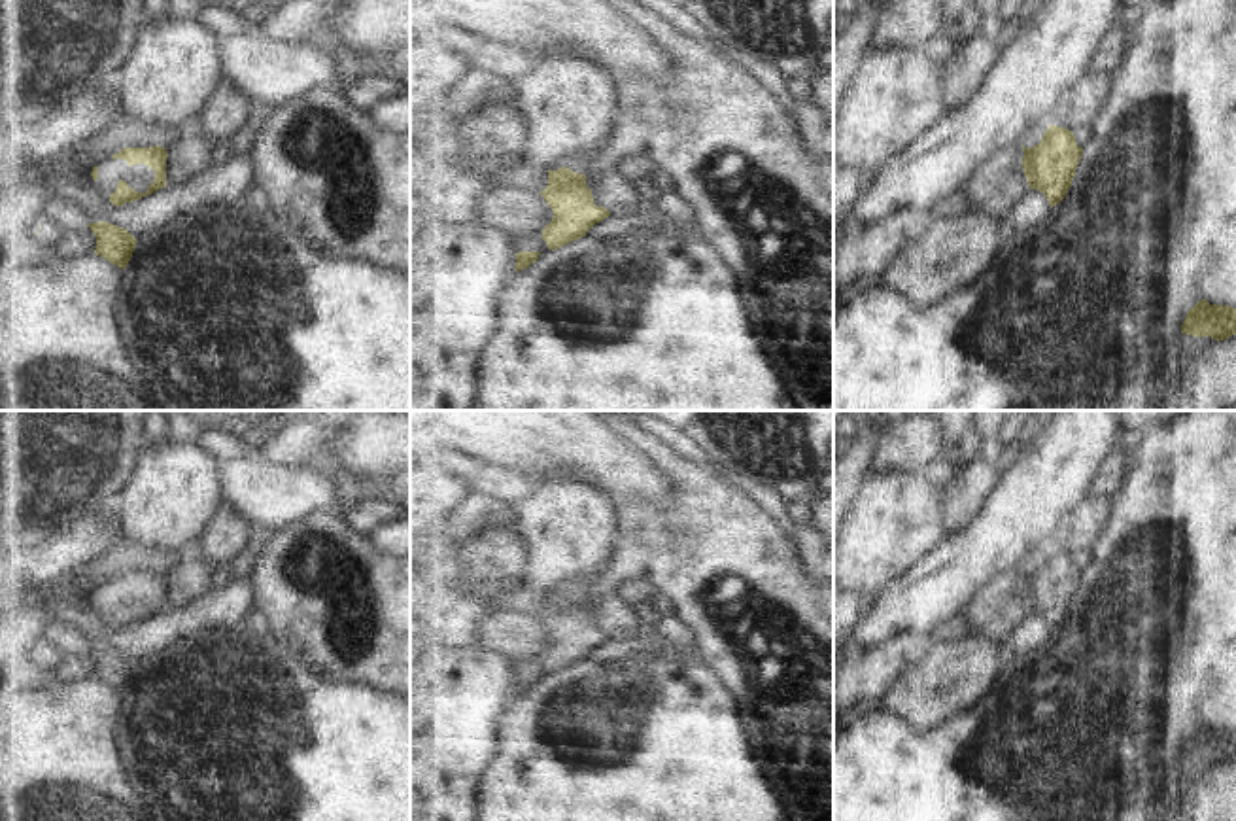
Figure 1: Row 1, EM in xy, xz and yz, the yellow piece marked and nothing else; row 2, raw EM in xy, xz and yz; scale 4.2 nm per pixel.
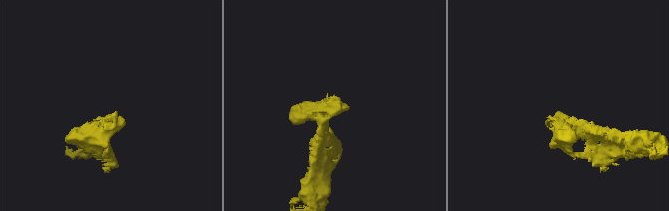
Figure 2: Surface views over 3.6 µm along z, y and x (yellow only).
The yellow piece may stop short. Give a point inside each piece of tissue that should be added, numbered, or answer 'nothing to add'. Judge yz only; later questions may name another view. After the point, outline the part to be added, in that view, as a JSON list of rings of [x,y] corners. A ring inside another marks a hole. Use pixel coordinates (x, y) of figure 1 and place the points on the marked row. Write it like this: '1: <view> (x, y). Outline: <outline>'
1: yz (1002, 165). Outline: [[[1015,144],[1005,151],[998,151],[977,170],[975,178],[964,189],[973,206],[992,197],[1015,170],[1022,168],[1022,155],[1022,146]]]

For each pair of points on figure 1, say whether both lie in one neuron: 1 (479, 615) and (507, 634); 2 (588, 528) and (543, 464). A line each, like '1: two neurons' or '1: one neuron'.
1: two neurons
2: two neurons

